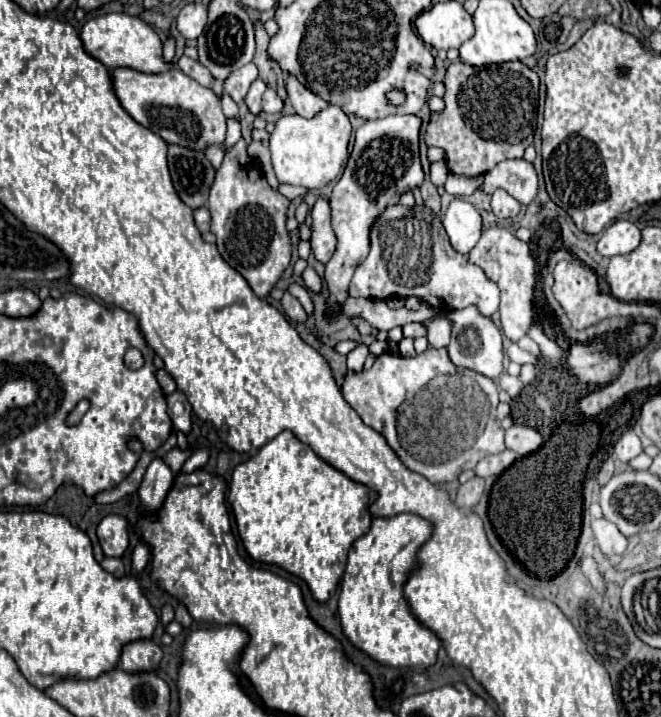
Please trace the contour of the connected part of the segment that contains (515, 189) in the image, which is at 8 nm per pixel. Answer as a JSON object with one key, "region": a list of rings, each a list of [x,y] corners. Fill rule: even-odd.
{"region":[[[504,160],[496,164],[490,172],[484,174],[484,182],[478,190],[484,194],[492,194],[498,188],[506,190],[520,204],[528,206],[538,192],[534,166],[526,160]]]}

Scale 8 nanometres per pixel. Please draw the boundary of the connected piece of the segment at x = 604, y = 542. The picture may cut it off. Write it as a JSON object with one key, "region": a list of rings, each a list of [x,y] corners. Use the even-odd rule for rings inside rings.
{"region":[[[592,520],[592,530],[596,534],[598,546],[606,556],[620,556],[628,548],[628,538],[620,534],[618,526],[608,520]]]}

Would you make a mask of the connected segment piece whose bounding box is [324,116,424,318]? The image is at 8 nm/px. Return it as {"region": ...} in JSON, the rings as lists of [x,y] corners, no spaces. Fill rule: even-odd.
{"region":[[[386,116],[380,120],[368,120],[356,130],[354,150],[350,154],[342,178],[336,182],[330,196],[332,228],[336,230],[338,246],[324,270],[324,280],[328,286],[328,318],[336,318],[338,314],[342,314],[340,302],[344,302],[344,298],[350,296],[348,284],[352,280],[352,274],[356,266],[368,256],[368,232],[378,214],[386,206],[396,204],[402,192],[418,188],[424,180],[418,156],[418,130],[420,118],[416,116]]]}

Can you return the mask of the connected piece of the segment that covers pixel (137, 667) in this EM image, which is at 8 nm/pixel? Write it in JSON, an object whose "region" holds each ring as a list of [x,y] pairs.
{"region":[[[136,640],[122,648],[118,666],[126,672],[142,672],[142,670],[156,670],[160,660],[162,660],[160,646],[156,646],[152,640]]]}

